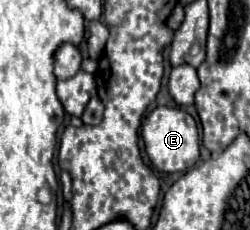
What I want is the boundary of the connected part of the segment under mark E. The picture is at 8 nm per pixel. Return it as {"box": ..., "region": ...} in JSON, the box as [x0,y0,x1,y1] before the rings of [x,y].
{"box":[142,106,200,172],"region":[[[158,106],[154,112],[150,112],[142,126],[142,140],[150,162],[156,170],[162,172],[186,172],[200,158],[200,136],[196,122],[188,112],[180,108]]]}

